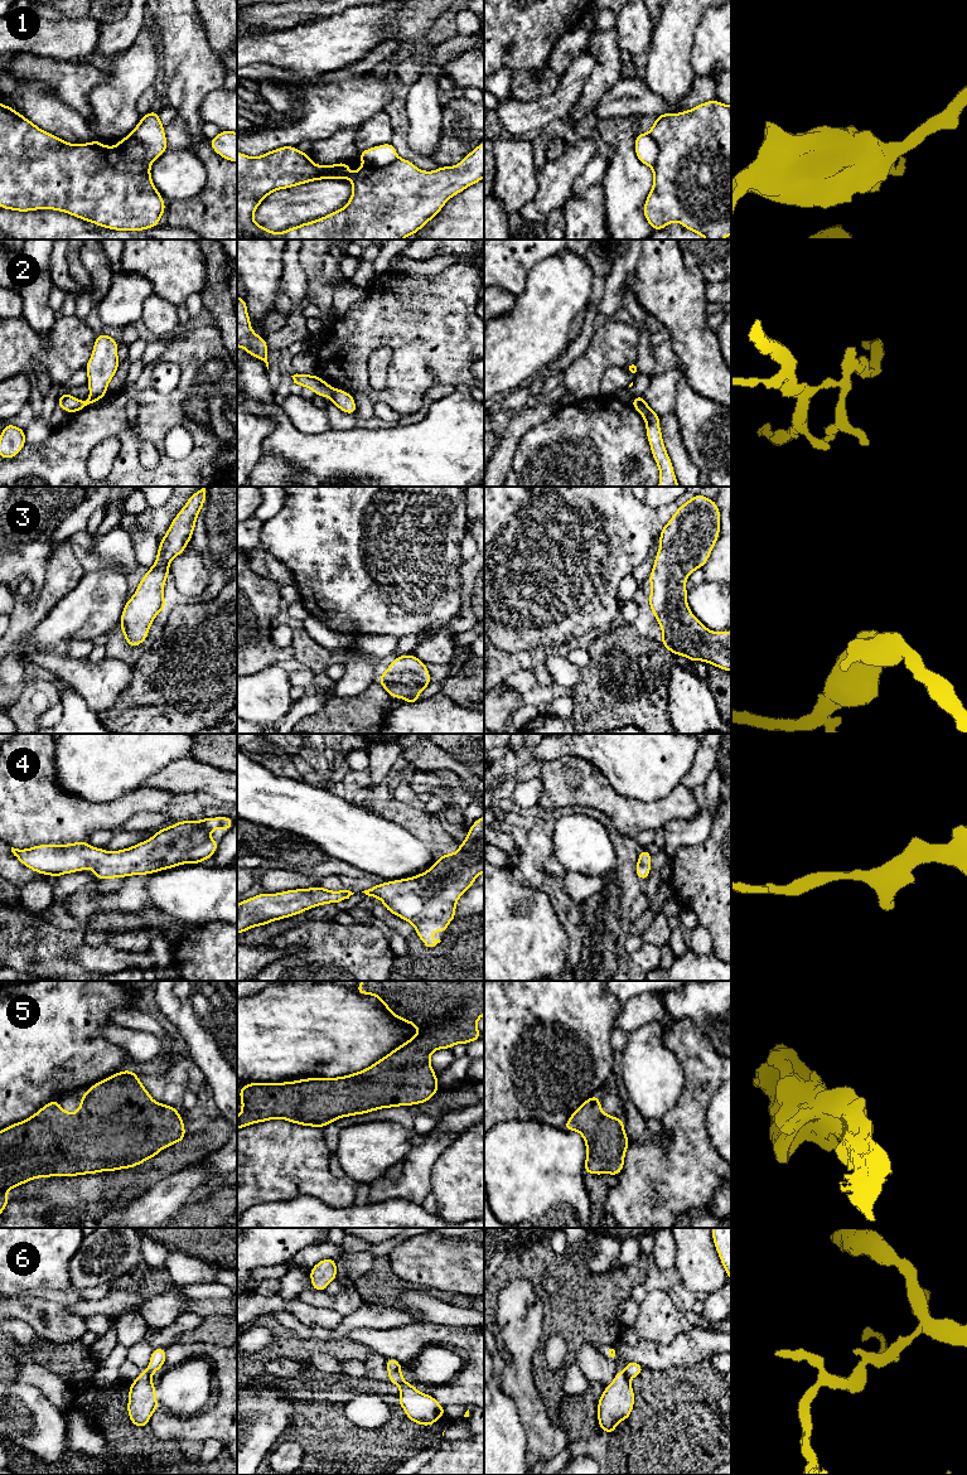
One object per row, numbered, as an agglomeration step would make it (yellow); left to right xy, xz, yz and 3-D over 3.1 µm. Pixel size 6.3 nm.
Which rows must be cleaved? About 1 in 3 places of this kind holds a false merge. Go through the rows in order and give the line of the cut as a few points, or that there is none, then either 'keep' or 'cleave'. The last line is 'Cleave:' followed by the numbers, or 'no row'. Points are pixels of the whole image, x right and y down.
1: xy (117, 143), (124, 151), (133, 156), (143, 158), (145, 155) | cleave
2: xz (333, 388), (329, 396) | cleave
3: no cut | keep
4: no cut | keep
5: no cut | keep
6: no cut | keep
Cleave: 1, 2

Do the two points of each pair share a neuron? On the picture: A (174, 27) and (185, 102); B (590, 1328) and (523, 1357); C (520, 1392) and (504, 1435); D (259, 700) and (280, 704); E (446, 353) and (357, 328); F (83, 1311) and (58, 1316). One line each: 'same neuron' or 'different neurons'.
A: same neuron
B: different neurons
C: different neurons
D: same neuron
E: same neuron
F: different neurons

